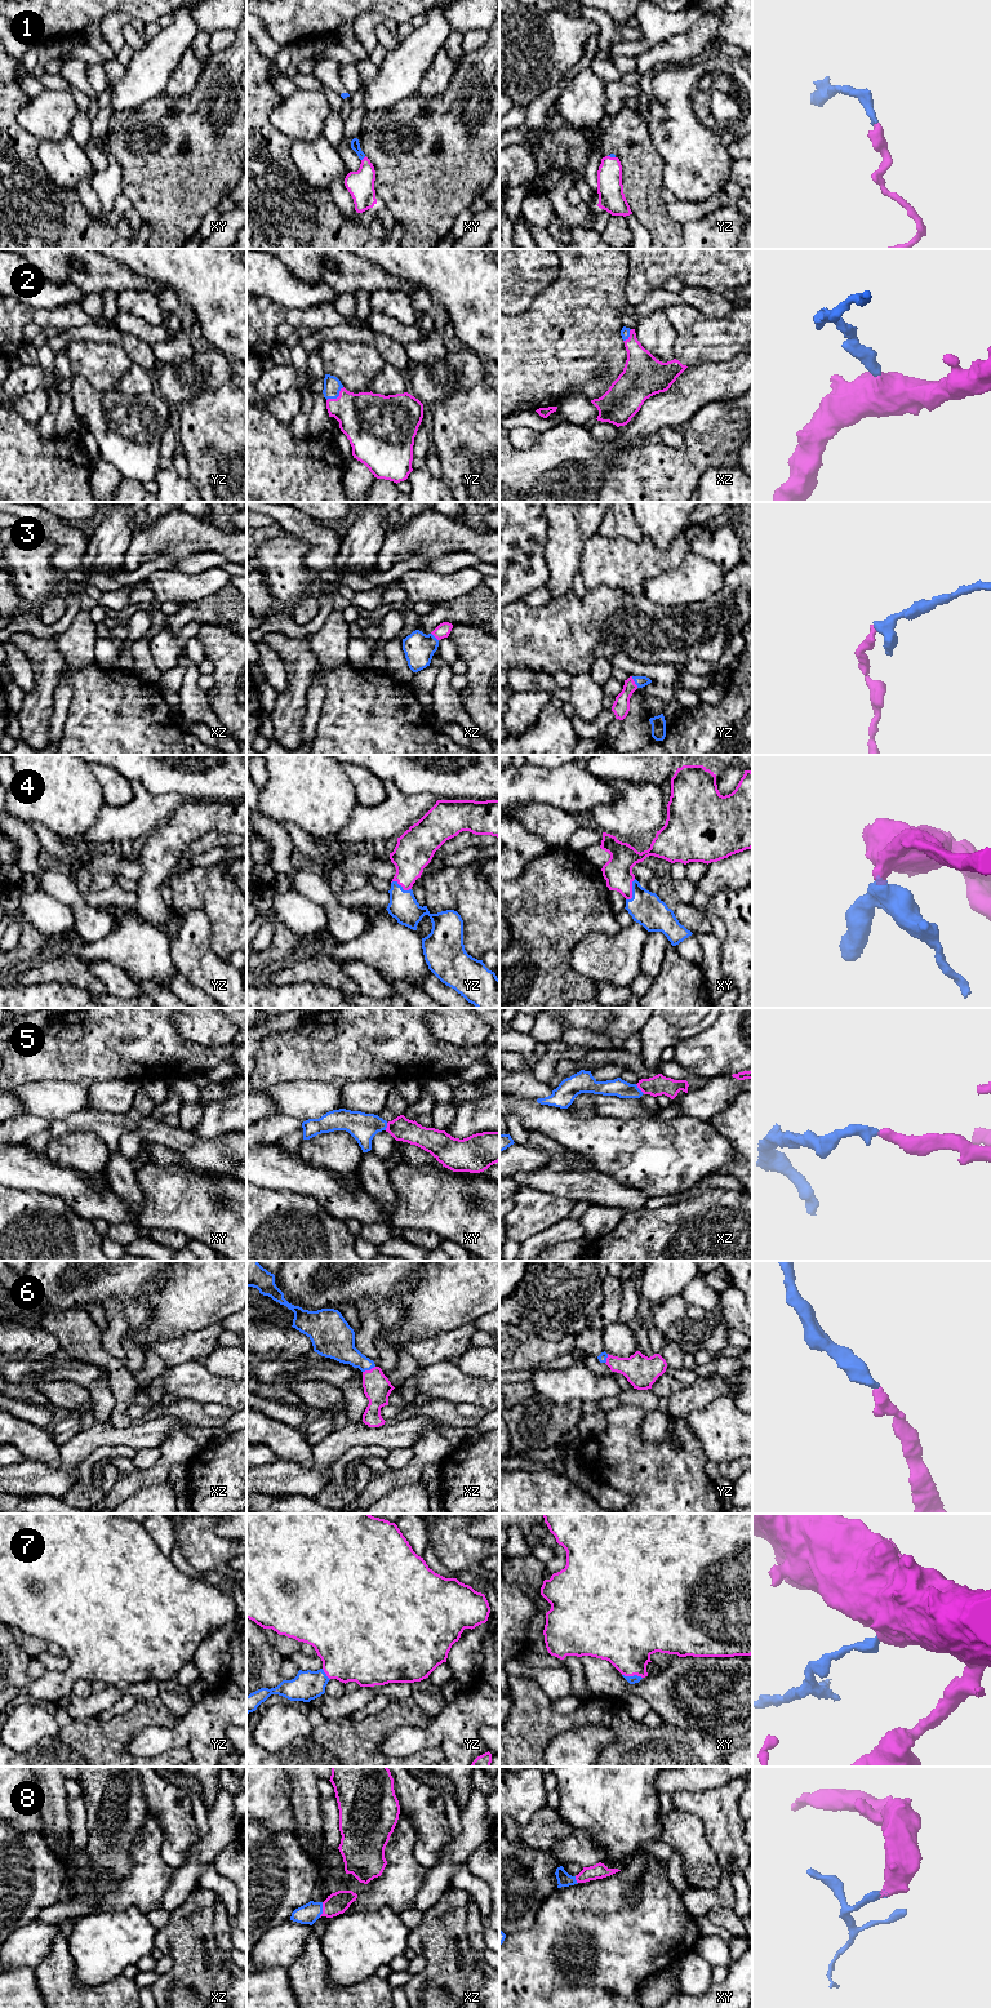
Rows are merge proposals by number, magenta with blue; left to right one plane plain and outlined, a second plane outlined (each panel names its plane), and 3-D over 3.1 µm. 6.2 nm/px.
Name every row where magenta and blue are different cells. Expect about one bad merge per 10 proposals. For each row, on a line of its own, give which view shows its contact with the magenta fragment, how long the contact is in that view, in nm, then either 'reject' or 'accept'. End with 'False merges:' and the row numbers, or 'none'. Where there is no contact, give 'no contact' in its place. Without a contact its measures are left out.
1: meets magenta in xy; contact 40 nm long; accept
2: meets magenta in yz; contact 140 nm long; accept
3: meets magenta in yz; contact 80 nm long; accept
4: meets magenta in xy; contact 150 nm long; accept
5: meets magenta in xz; contact 90 nm long; accept
6: meets magenta in xz; contact 90 nm long; accept
7: meets magenta in xy; contact 130 nm long; accept
8: meets magenta in xz; contact 100 nm long; accept
False merges: none

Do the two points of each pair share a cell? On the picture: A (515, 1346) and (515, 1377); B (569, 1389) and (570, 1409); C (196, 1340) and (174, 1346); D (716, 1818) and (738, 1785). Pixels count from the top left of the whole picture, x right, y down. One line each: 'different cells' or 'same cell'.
A: different cells
B: different cells
C: same cell
D: same cell

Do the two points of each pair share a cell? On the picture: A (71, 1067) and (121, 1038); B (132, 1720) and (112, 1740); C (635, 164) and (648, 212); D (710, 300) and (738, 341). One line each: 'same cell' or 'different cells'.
A: same cell
B: same cell
C: same cell
D: different cells

